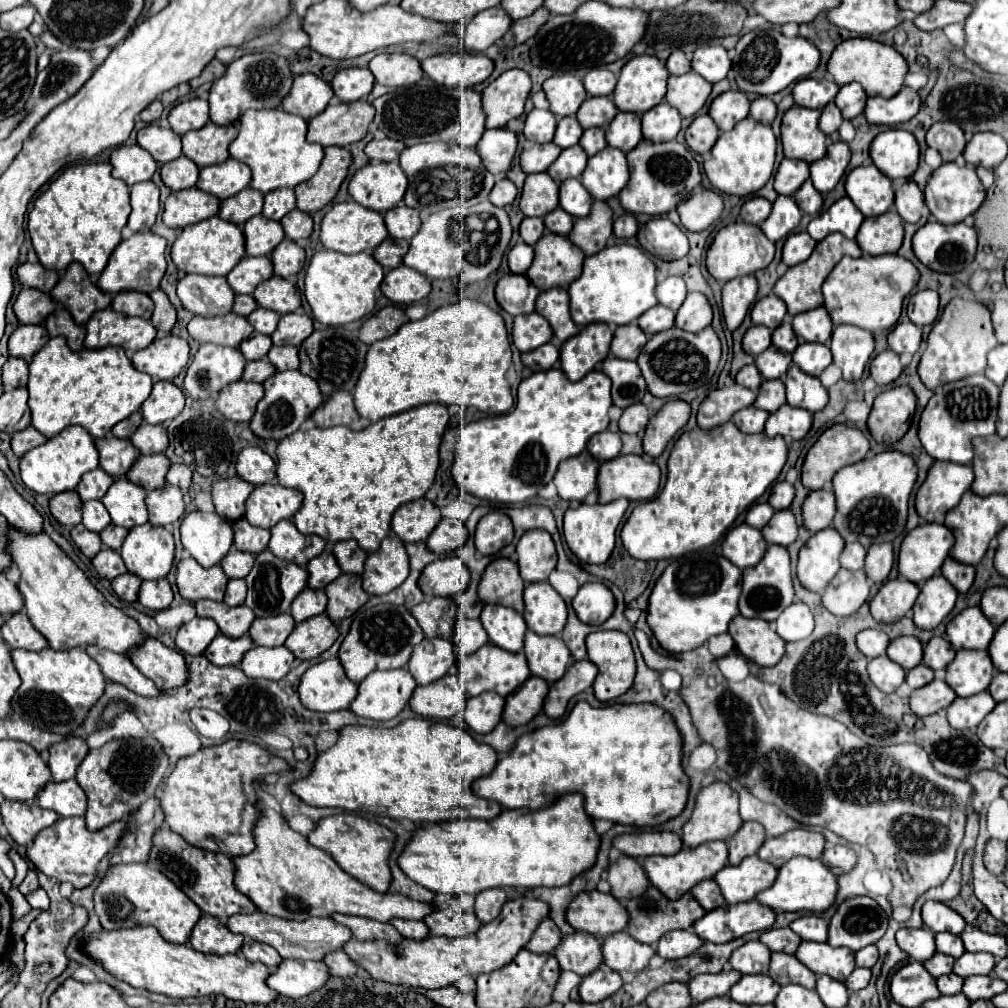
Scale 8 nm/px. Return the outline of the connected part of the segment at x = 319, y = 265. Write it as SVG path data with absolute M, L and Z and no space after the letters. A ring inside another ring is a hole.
M318 251L306 269L304 295L312 307L314 319L324 325L344 325L372 313L376 291L384 279L382 265L370 253L342 255L338 251Z

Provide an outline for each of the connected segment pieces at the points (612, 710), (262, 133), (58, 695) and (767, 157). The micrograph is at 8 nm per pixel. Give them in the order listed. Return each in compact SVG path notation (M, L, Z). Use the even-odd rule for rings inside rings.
M578 701L560 725L534 729L518 737L514 749L498 759L494 771L474 781L472 791L478 797L500 803L504 809L540 809L564 793L582 793L584 811L592 819L652 827L682 813L688 799L688 787L688 777L682 771L682 737L670 713L650 703L614 703L594 709L586 701Z
M284 109L248 111L240 119L240 133L230 145L230 157L252 169L250 187L268 193L280 187L296 187L308 181L320 167L324 147L306 141L306 121Z
M12 649L14 667L22 679L22 685L16 689L12 697L12 711L22 721L56 733L70 733L76 729L88 709L96 703L96 699L104 693L106 677L102 675L98 663L82 649L42 649L42 651L26 651L26 649Z
M746 117L740 121L734 129L720 133L716 145L710 151L710 159L704 161L704 171L712 183L722 193L746 197L756 191L760 191L772 171L774 171L774 157L776 157L776 137L772 133L772 127L762 125L758 121L752 121L752 117Z

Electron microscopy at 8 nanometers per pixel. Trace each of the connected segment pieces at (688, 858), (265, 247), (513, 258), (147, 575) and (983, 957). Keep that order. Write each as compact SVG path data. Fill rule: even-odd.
M708 841L708 843L702 843L694 849L690 847L682 847L680 853L676 855L652 855L652 857L646 857L642 861L642 867L650 879L652 885L656 885L666 897L670 899L678 899L680 895L684 895L686 891L690 891L696 883L700 883L702 879L712 879L722 867L726 867L726 861L728 861L728 847L724 841Z
M256 215L244 225L244 237L248 255L270 255L274 247L284 239L284 229L278 221Z
M518 241L512 251L508 253L508 265L510 265L510 271L512 273L518 273L518 275L526 275L526 271L530 269L532 265L532 259L534 259L534 247L526 245L524 241Z
M150 523L132 527L128 537L124 539L124 545L120 549L120 555L124 559L124 565L128 573L140 577L140 579L162 579L168 575L174 559L174 539L172 533L166 527L154 527Z
M964 953L954 961L954 973L960 977L988 975L994 969L994 957L990 953Z

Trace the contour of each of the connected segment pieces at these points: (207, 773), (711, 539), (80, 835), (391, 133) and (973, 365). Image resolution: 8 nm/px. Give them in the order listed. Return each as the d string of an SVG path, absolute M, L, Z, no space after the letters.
M230 739L222 745L202 747L194 755L178 759L170 777L162 781L160 807L164 811L164 823L194 847L224 853L228 857L246 855L254 849L252 827L258 819L252 781L284 769L288 769L286 761L272 753L268 753L266 761L266 749L262 763L262 747L250 741Z
M724 423L714 431L704 431L700 427L686 431L674 443L668 459L668 479L660 495L652 501L638 505L622 527L622 543L630 557L640 561L676 559L686 553L704 549L716 543L726 529L744 513L780 475L788 457L788 447L780 435L766 437L766 433L746 435L734 423Z
M66 817L58 819L48 829L42 829L32 845L28 845L26 855L36 865L38 871L42 871L46 877L62 883L68 881L76 889L82 889L84 885L90 885L96 875L96 865L100 859L108 857L108 853L116 847L124 833L124 821L116 821L100 831L88 831L84 825L84 817Z
M436 85L400 87L388 95L378 97L372 107L376 109L374 123L390 139L404 141L406 145L444 141L460 147L476 147L486 131L486 115L482 111L482 95L474 89L448 89Z
M954 297L946 305L942 315L936 319L926 339L926 351L922 353L922 359L918 365L920 379L928 389L936 389L950 381L984 373L986 357L996 345L998 341L994 337L990 309L980 301L966 301L962 297Z

